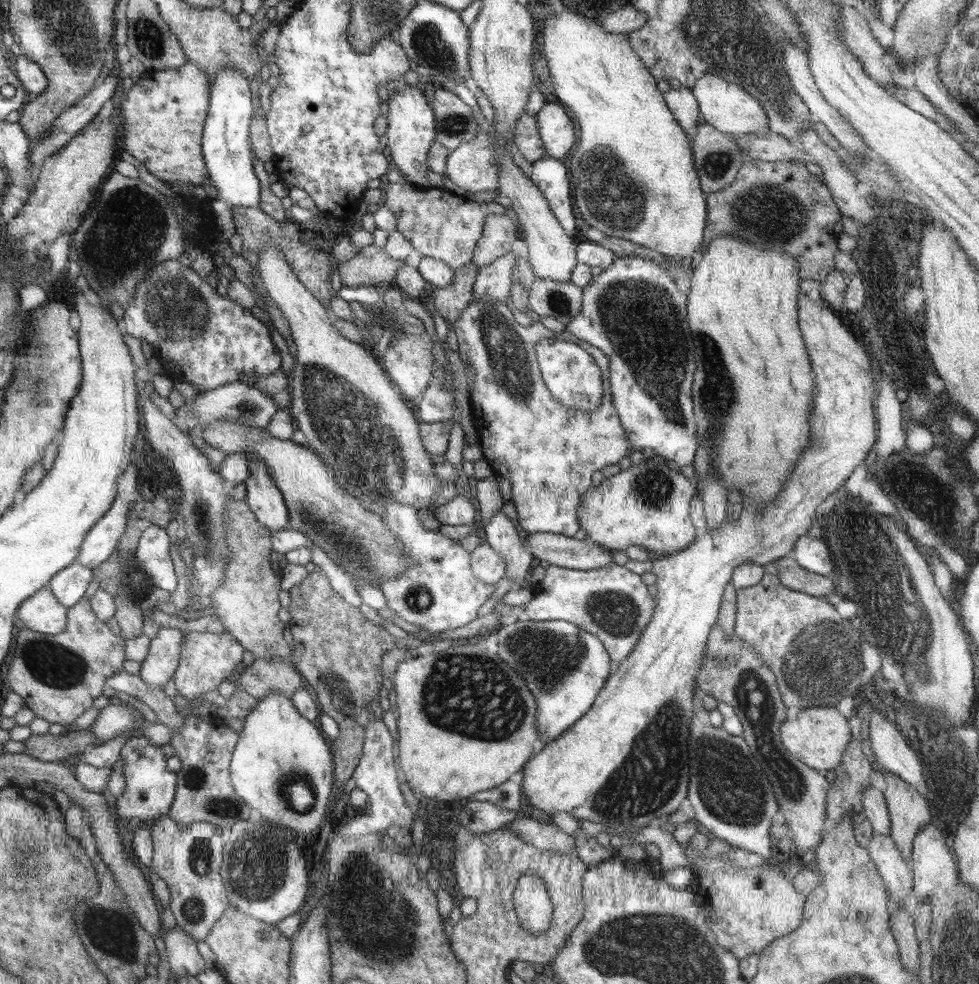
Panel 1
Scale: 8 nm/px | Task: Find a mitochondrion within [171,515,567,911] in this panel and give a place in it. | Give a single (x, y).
(490, 705)

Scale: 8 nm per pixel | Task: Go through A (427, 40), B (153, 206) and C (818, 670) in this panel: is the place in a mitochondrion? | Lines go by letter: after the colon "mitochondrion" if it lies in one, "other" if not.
A: mitochondrion
B: mitochondrion
C: mitochondrion

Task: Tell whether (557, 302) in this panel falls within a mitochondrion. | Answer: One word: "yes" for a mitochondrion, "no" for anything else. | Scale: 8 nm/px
yes

